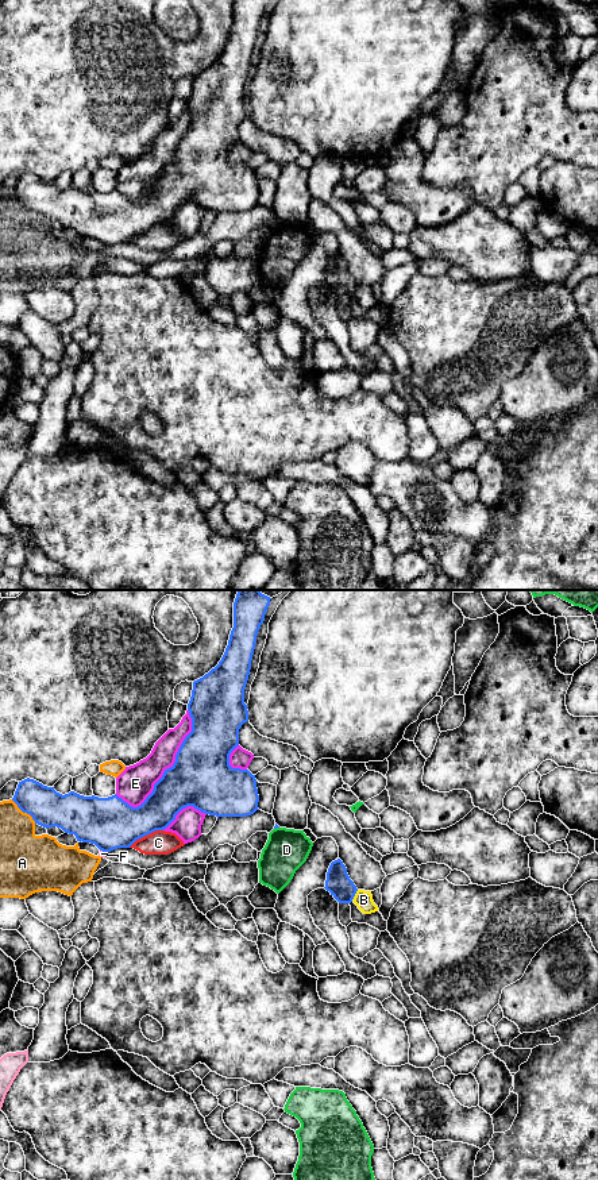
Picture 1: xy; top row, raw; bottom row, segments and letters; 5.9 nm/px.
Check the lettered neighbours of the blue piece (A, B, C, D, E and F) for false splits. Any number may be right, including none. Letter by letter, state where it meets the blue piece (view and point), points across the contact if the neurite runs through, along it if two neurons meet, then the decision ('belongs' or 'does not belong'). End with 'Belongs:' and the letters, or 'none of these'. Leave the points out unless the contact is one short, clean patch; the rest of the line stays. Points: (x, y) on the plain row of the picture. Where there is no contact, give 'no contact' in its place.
A: meets blue in xy at (24, 207); does not belong
B: meets blue in xy at (354, 290); border along xy (358, 285), (351, 296); does not belong
C: meets blue in xy at (145, 230); does not belong
D: meets blue in xy at (276, 222); does not belong
E: meets blue in xy at (174, 157); does not belong
F: meets blue in xy at (103, 246); border along xy (100, 245), (105, 249); does not belong
Belongs: none of these

